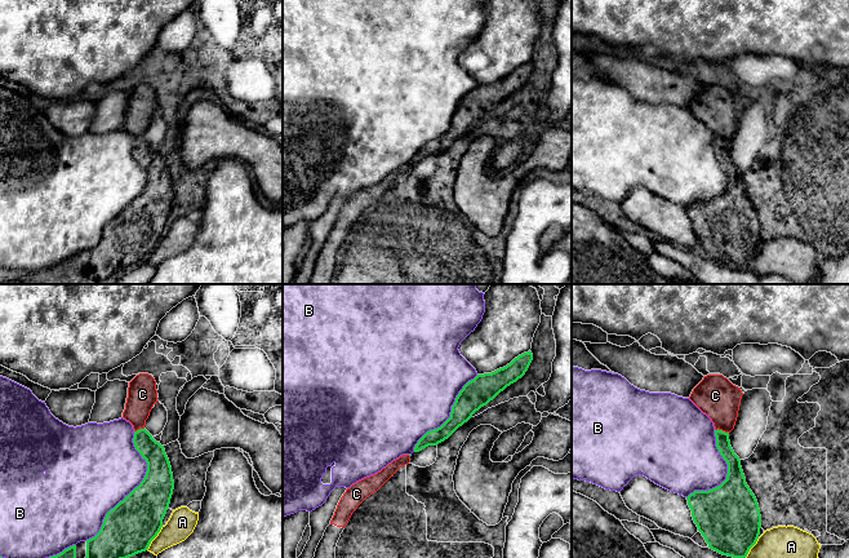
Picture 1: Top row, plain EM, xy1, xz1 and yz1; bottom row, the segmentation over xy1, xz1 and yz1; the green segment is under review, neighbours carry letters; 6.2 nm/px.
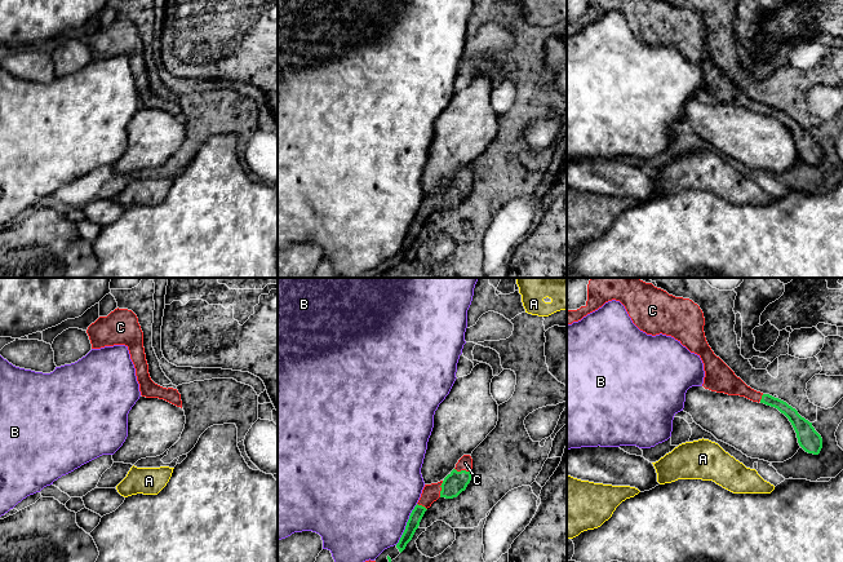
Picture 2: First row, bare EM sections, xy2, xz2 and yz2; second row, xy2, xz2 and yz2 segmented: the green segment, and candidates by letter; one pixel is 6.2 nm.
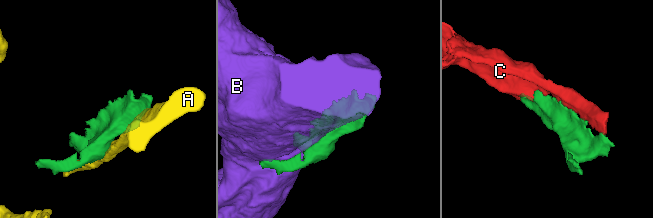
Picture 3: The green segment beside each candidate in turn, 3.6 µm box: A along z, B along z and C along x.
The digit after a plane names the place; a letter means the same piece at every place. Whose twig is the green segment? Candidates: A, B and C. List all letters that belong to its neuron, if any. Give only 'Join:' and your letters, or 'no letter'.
Join: C

